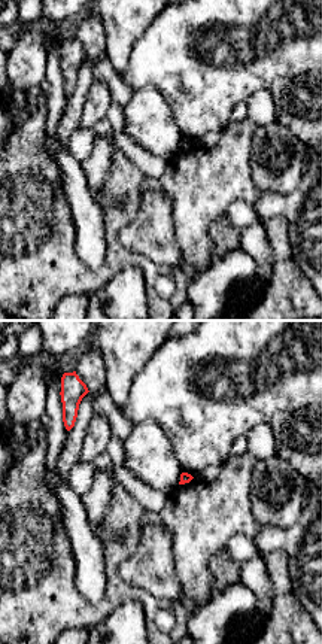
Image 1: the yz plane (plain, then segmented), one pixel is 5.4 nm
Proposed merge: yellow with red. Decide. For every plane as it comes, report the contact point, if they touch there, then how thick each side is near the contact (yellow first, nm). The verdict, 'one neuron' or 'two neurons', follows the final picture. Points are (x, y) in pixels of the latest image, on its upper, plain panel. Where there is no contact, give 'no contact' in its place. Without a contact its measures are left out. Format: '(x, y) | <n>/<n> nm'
no contact

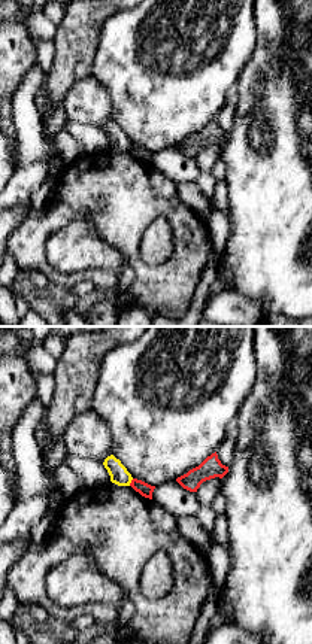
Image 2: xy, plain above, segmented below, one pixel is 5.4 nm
(130, 148) | 100/70 nm

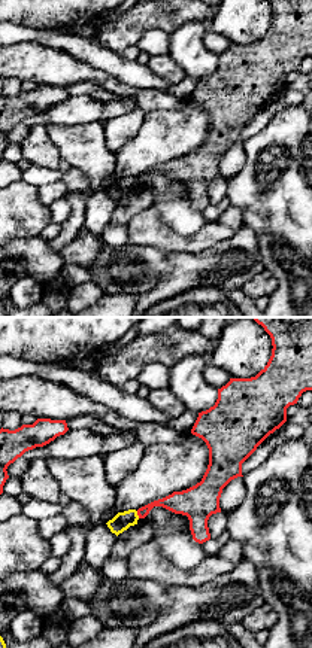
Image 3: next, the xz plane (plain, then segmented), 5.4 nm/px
(136, 180) | 100/130 nm

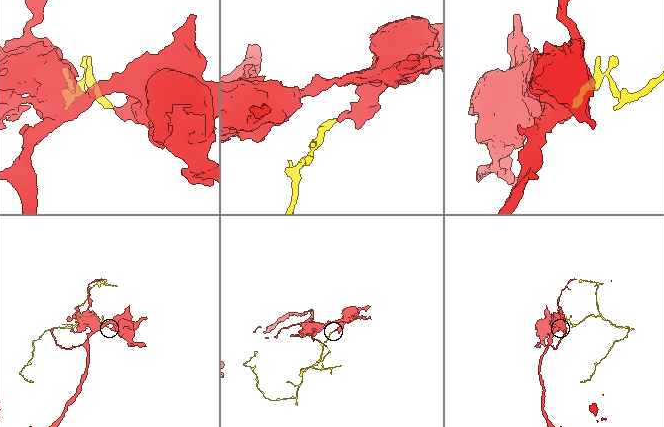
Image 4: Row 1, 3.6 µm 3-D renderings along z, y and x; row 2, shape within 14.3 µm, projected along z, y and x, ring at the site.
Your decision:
two neurons

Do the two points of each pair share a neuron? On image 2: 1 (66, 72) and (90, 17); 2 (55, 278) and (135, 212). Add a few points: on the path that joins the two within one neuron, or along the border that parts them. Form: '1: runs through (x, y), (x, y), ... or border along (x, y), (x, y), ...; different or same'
1: runs through (73, 58), (79, 30); same
2: runs through (39, 243), (39, 234), (66, 207), (100, 207); same

